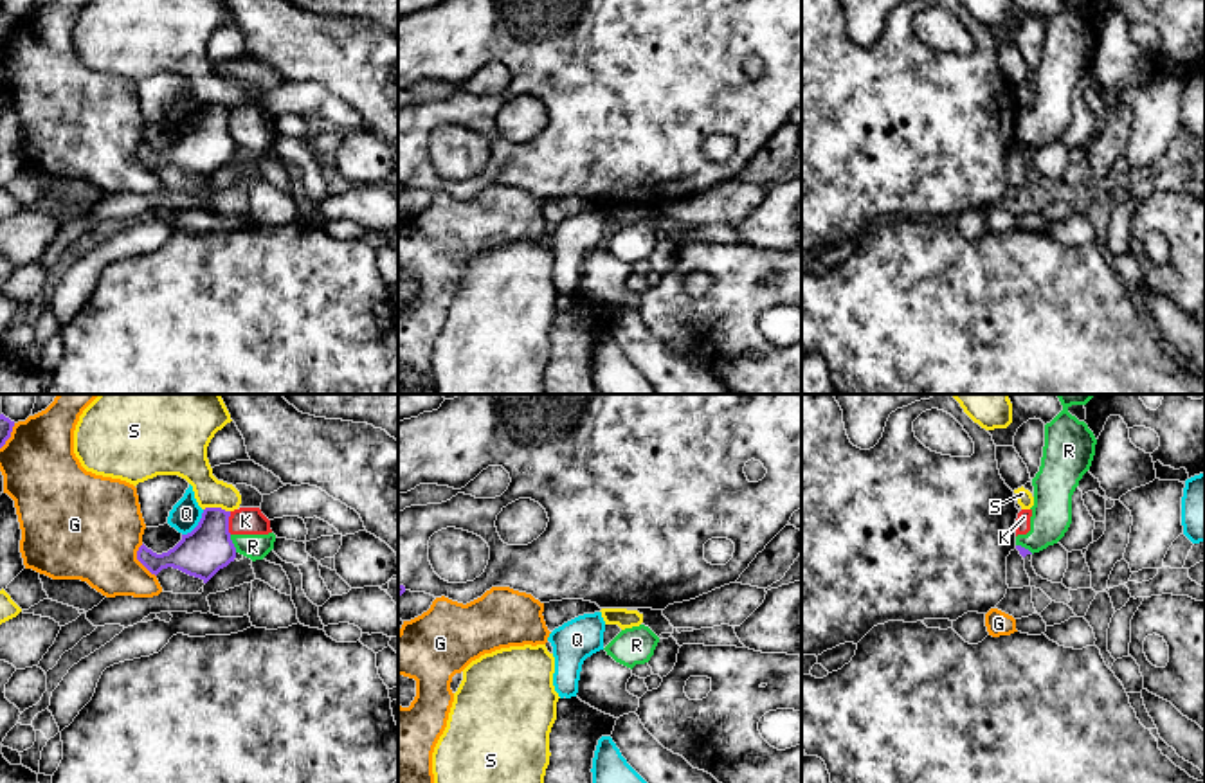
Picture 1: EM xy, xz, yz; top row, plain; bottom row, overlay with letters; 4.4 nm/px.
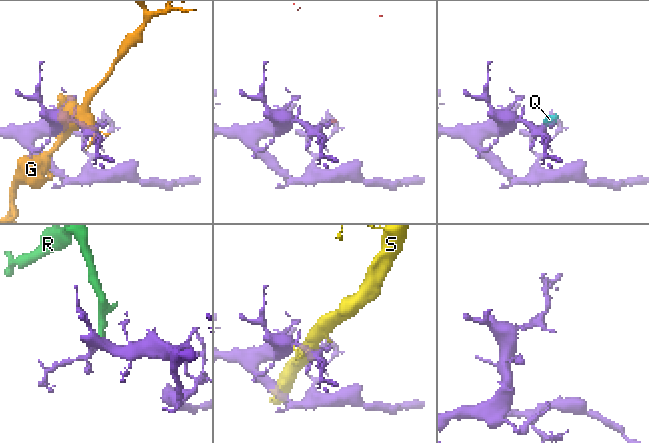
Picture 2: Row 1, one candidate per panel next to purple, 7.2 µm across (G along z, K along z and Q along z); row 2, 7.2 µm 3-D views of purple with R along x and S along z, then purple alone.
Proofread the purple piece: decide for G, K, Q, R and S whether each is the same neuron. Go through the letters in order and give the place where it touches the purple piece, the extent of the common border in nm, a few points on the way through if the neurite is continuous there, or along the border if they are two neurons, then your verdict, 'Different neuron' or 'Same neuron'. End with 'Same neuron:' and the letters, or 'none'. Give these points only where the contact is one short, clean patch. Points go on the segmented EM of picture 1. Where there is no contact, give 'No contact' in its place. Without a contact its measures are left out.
G: Touches purple at xy (139, 560). Shared border 170 nm. Different neuron
K: Touches purple at xy (227, 522). Shared border 100 nm. Different neuron
Q: Touches purple at xy (199, 524). Shared border 160 nm. Boundary: xy (204, 510), (199, 522), (182, 535). Different neuron
R: Touches purple at xy (233, 544). Shared border 90 nm. Different neuron
S: Touches purple at xy (217, 508). Shared border 120 nm. Different neuron
Same neuron: none

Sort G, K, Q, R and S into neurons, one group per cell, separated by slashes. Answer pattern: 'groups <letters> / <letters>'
groups G / K R / Q / S

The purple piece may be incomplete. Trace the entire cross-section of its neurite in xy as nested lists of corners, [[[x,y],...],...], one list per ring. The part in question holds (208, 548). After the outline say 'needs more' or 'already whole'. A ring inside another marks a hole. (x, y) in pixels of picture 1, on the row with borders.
[[[205,508],[198,526],[182,535],[182,540],[173,549],[157,554],[142,544],[137,560],[155,576],[162,569],[173,567],[207,583],[236,558],[229,517],[231,511],[222,508]]]; already whole

